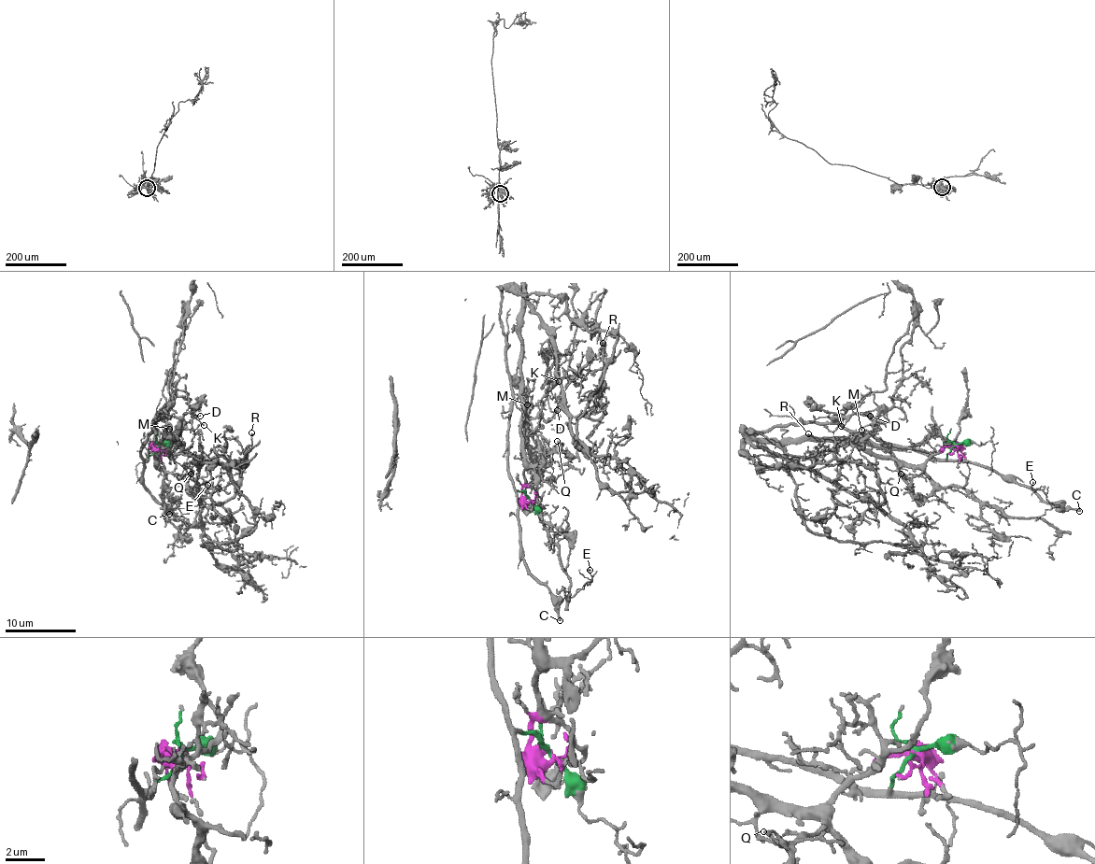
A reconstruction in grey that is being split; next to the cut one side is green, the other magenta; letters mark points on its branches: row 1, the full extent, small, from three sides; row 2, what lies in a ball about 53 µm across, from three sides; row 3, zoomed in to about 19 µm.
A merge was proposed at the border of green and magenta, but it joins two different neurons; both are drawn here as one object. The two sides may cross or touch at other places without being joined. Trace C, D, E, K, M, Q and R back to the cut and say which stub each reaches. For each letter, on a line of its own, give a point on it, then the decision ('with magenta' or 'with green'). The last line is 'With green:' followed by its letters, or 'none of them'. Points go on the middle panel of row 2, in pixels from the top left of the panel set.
C: (560, 620) | with green
D: (557, 410) | with magenta
E: (590, 570) | with green
K: (559, 381) | with magenta
M: (527, 404) | with magenta
Q: (557, 441) | with magenta
R: (603, 343) | with magenta
With green: C, E

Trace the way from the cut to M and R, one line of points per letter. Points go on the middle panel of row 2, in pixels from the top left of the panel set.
M: (528, 499), (523, 488), (521, 433), (525, 407), (523, 415), (528, 417), (527, 403)
R: (528, 499), (521, 309), (527, 304), (551, 340), (561, 406), (574, 417), (603, 414), (603, 343)

